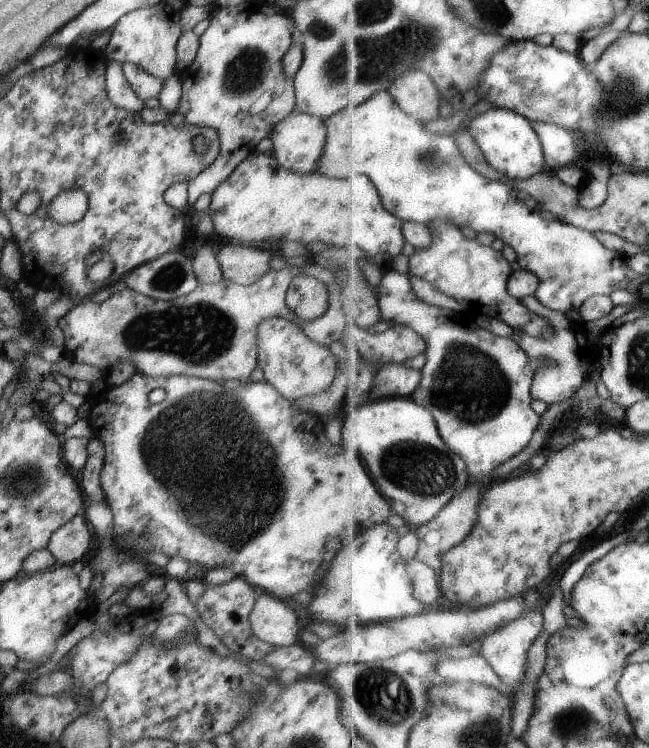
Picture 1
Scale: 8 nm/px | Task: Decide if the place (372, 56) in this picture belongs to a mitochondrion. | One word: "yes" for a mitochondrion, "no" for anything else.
yes

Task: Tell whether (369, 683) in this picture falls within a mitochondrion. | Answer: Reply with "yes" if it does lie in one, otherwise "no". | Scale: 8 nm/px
yes

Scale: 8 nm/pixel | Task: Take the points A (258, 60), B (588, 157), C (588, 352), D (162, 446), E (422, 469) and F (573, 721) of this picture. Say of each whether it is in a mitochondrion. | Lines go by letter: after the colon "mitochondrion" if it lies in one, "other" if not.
A: mitochondrion
B: other
C: other
D: mitochondrion
E: mitochondrion
F: mitochondrion

